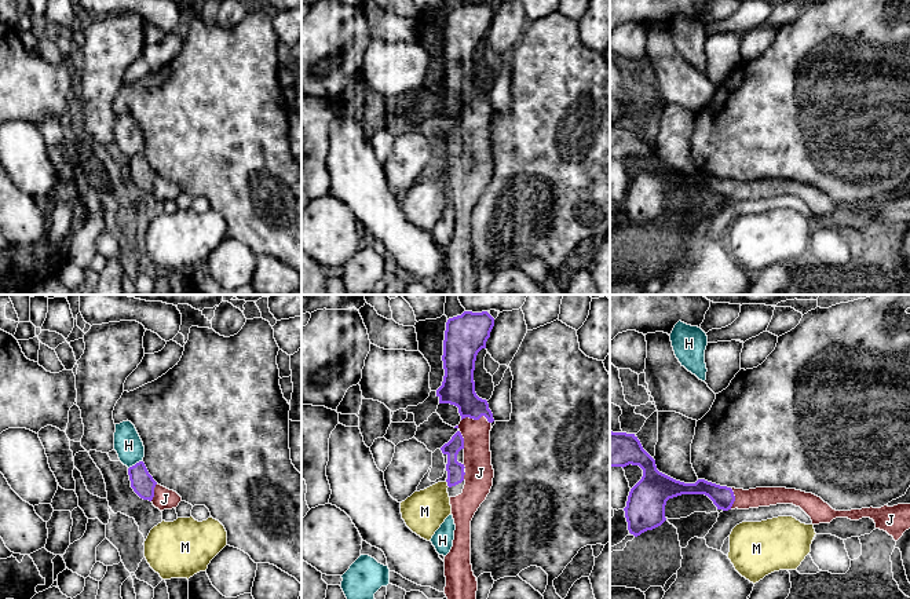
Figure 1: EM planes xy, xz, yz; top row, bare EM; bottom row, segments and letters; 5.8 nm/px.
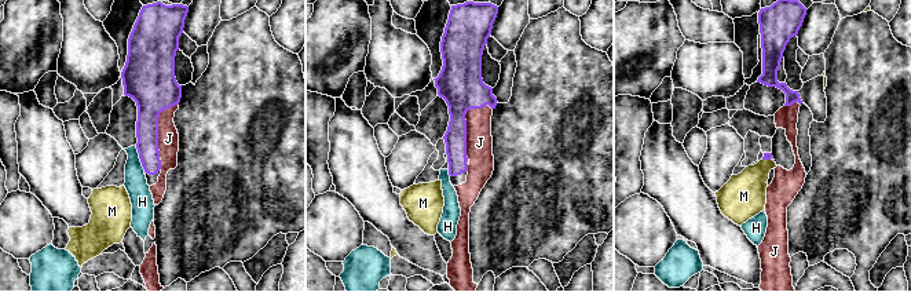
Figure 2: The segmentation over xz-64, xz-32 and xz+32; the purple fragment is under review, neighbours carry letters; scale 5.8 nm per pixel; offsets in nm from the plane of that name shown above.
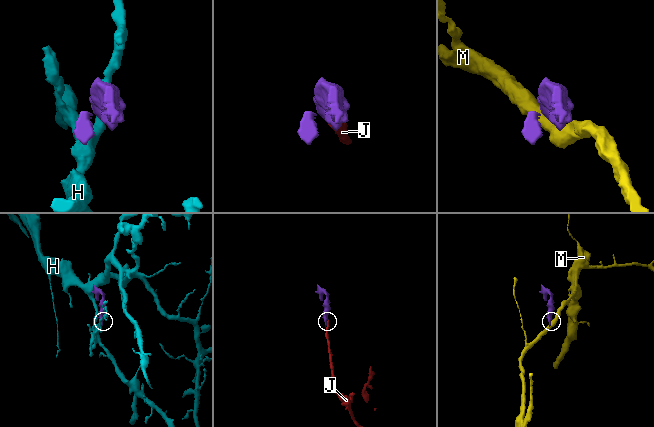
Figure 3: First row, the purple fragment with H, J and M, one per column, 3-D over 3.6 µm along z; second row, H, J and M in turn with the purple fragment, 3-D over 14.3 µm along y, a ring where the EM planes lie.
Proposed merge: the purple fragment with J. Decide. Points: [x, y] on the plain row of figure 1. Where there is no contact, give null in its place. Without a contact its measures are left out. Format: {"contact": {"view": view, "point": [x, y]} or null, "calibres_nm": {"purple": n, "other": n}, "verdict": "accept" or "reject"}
{"contact": {"view": "xz", "point": [477, 110]}, "calibres_nm": {"purple": 200, "other": 160}, "verdict": "accept"}

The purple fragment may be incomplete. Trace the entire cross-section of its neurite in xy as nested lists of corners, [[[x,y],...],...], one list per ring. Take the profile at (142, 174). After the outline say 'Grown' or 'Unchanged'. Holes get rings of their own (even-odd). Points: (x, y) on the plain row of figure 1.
[[[143,153],[128,160],[131,179],[143,191],[153,194],[160,202],[172,201],[179,197],[182,189],[161,176],[158,176],[149,165]]]. Grown

